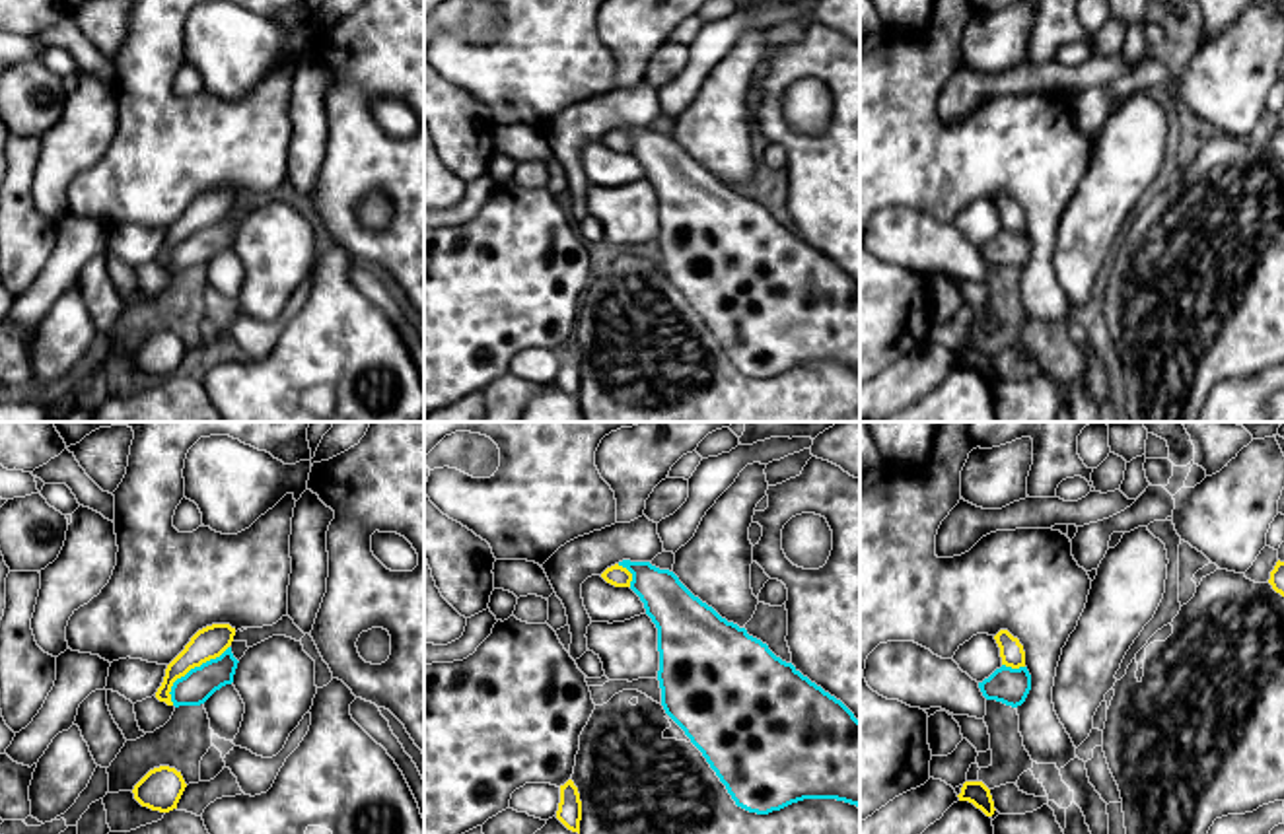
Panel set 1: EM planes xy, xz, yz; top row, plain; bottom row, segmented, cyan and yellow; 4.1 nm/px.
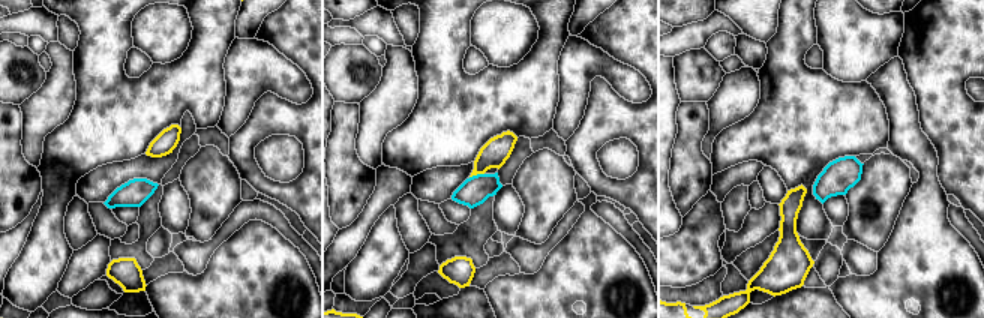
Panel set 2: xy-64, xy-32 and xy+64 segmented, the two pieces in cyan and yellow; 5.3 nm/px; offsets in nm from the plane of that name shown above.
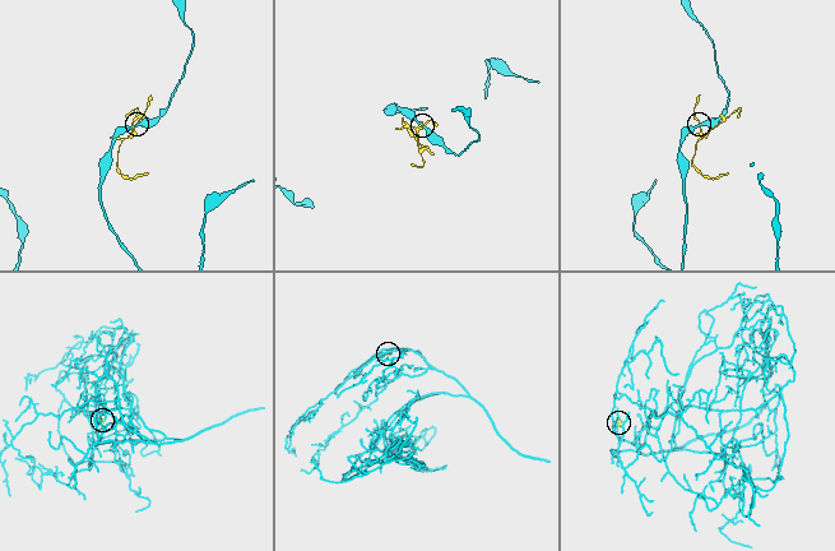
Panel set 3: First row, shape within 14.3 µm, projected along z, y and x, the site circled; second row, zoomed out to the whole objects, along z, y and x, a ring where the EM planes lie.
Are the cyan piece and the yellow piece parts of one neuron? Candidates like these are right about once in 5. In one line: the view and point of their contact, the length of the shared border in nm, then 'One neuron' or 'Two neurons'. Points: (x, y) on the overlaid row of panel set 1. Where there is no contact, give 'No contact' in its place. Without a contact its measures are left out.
Touches cyan at xy (191, 669). Shared border 340 nm. Two neurons

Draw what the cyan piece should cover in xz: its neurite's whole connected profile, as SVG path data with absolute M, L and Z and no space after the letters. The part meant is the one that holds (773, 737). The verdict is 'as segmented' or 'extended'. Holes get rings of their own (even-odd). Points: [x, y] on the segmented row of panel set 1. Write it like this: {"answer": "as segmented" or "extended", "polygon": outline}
{"answer": "as segmented", "polygon": "M623 560L658 628L661 706L702 752L737 807L768 815L803 799L860 805L860 721L835 696L722 618L669 570Z"}

